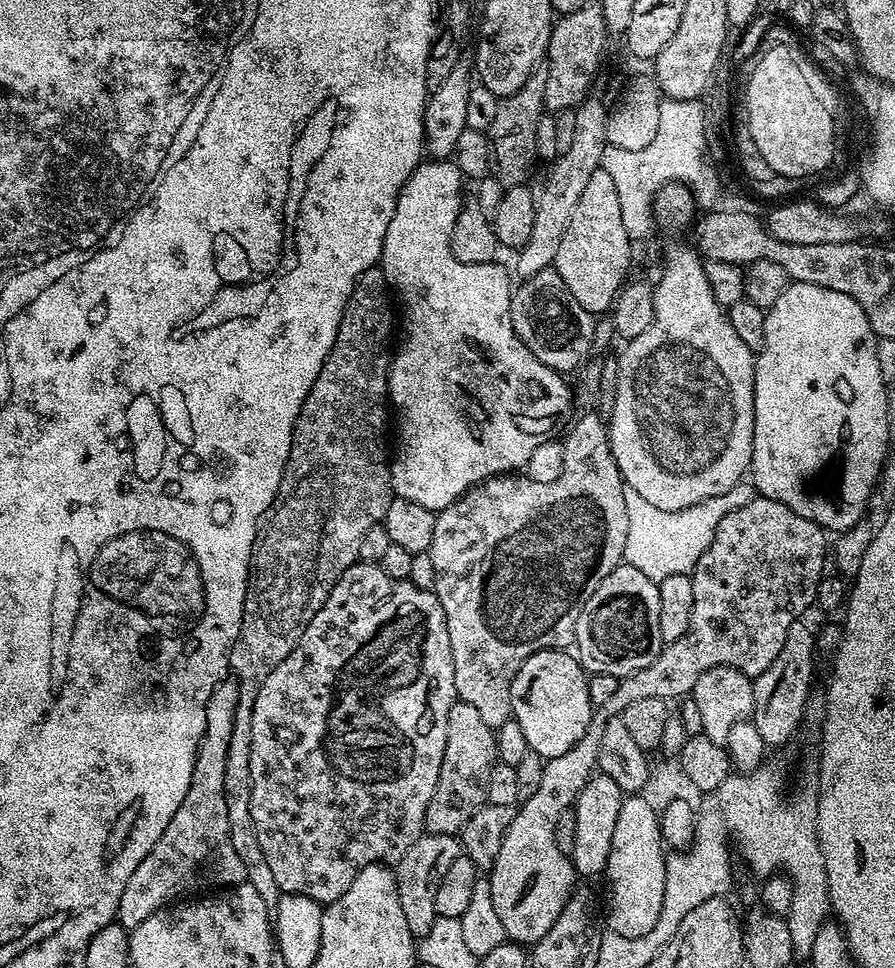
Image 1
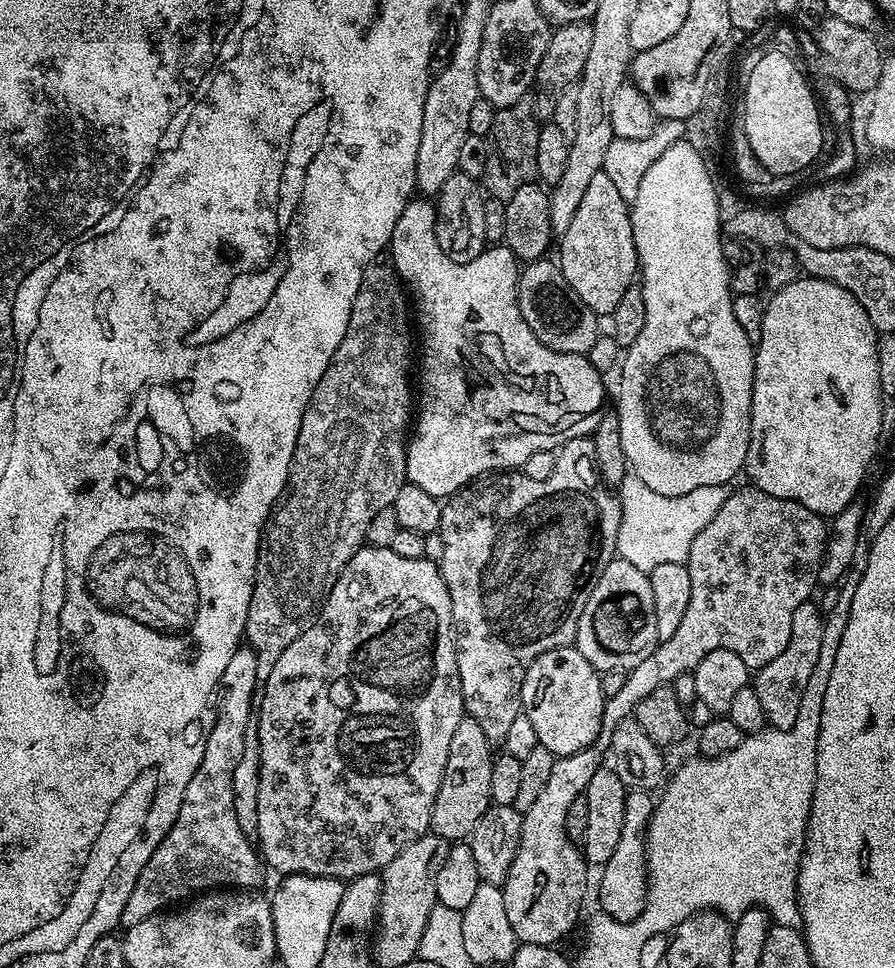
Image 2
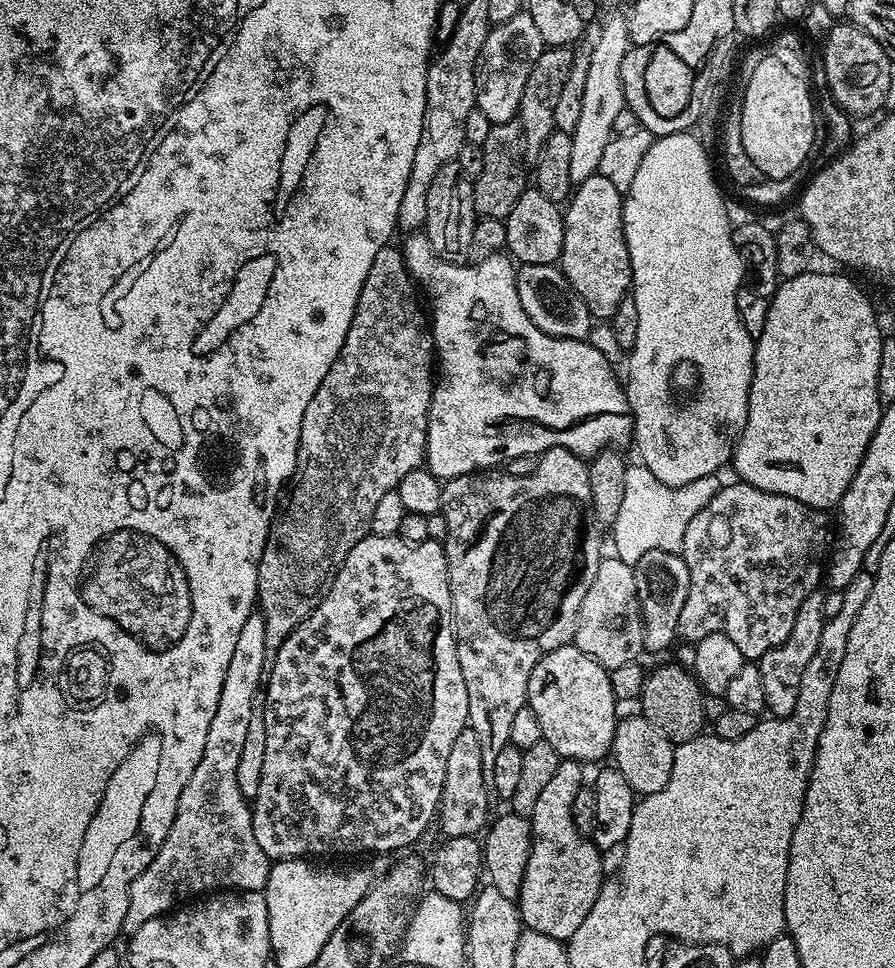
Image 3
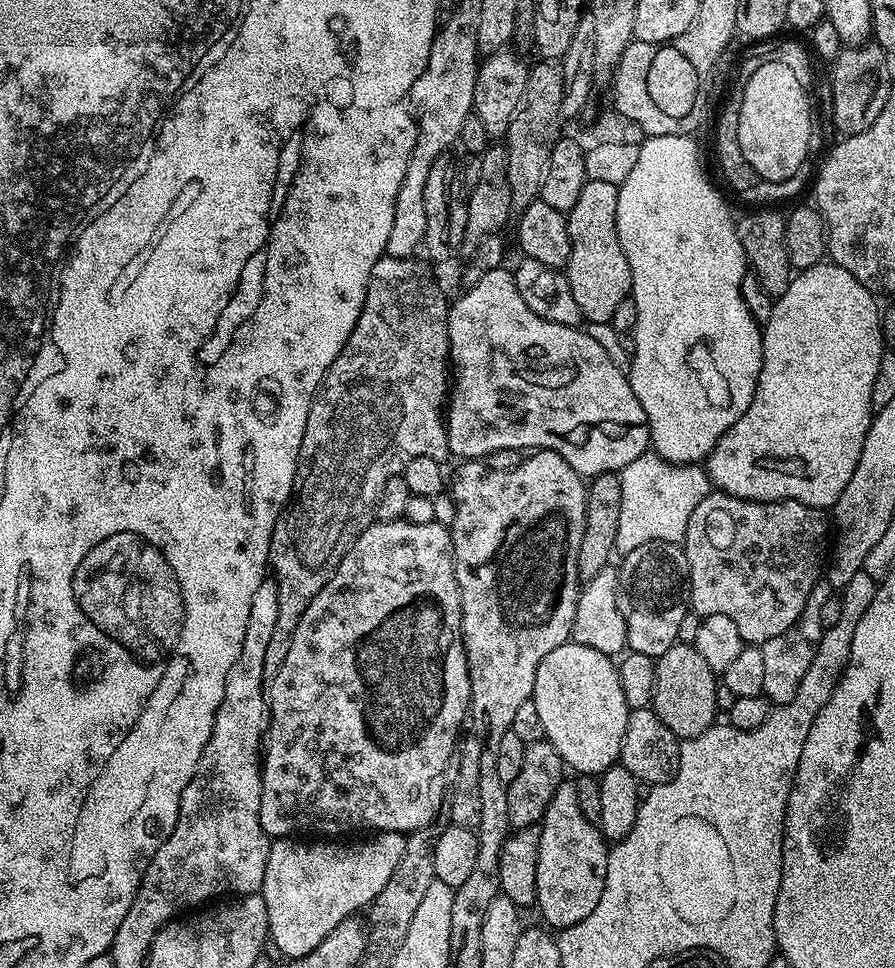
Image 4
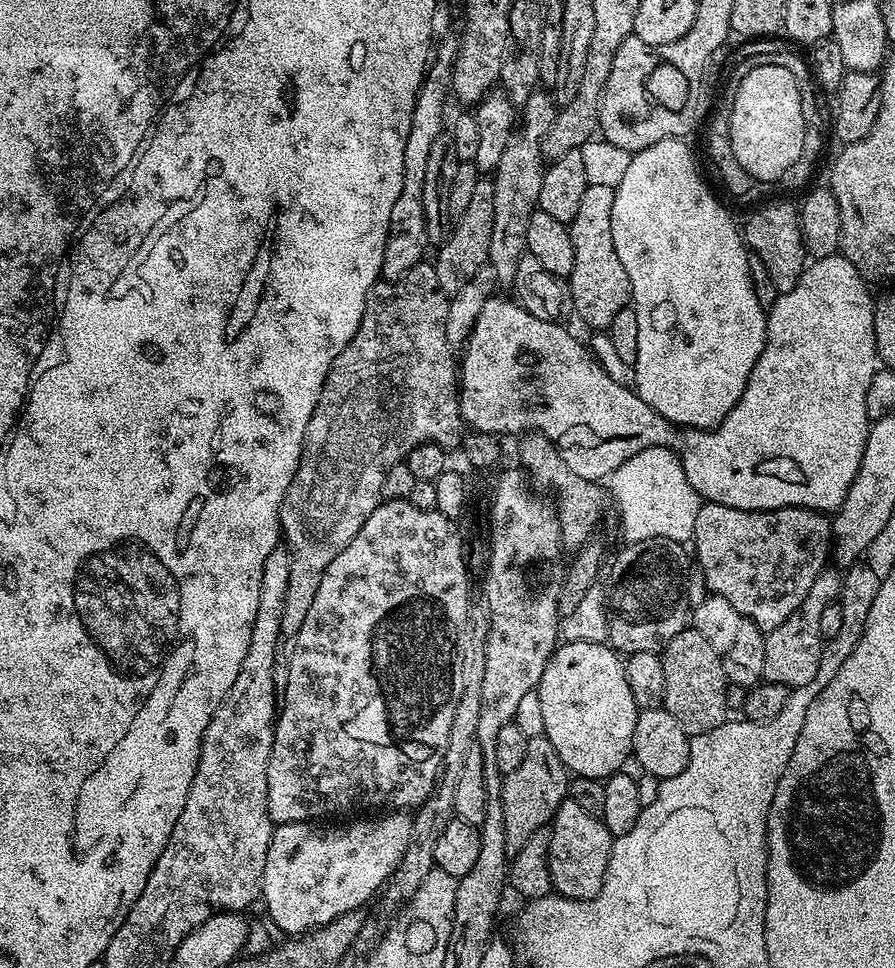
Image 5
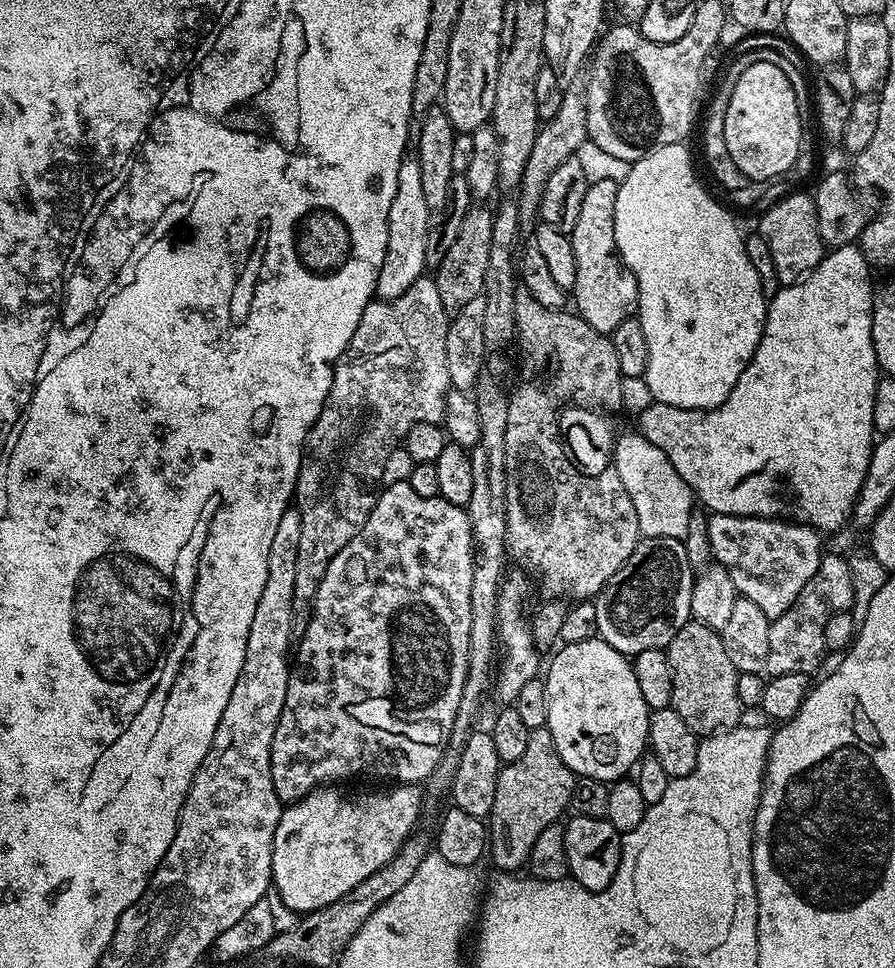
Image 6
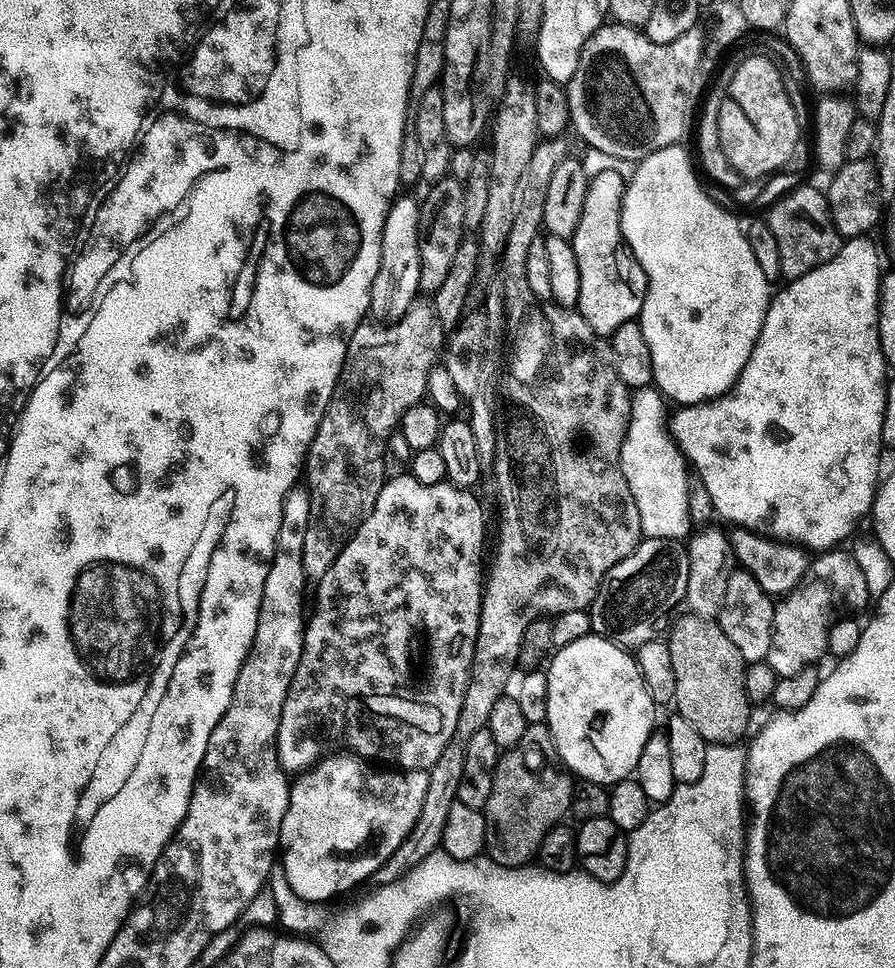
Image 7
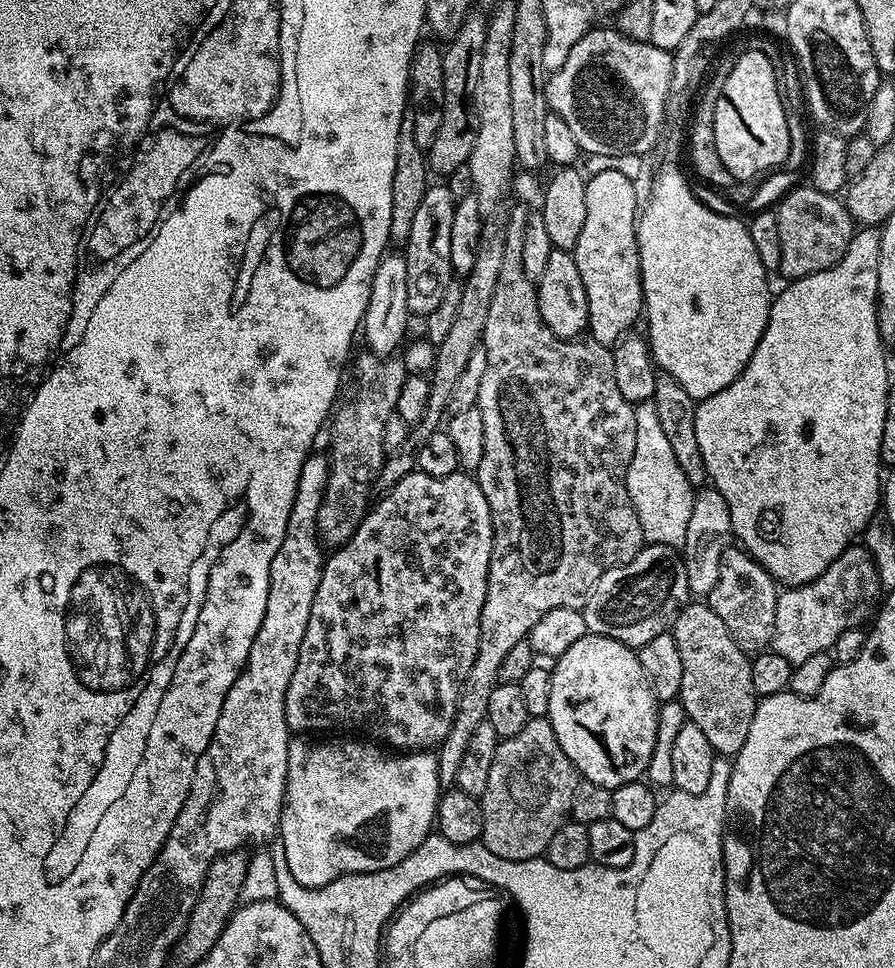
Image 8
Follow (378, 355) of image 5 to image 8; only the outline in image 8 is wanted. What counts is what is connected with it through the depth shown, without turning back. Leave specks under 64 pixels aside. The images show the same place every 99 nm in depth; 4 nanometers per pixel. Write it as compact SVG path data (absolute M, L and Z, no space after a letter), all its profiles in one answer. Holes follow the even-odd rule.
M367 350L361 352L356 360L356 385L352 388L352 397L335 409L331 421L332 449L326 452L328 481L324 501L318 506L316 523L316 535L328 550L341 548L364 521L364 514L370 507L368 495L374 492L386 459L384 435L388 432L388 419L393 419L406 375L403 359L381 358Z

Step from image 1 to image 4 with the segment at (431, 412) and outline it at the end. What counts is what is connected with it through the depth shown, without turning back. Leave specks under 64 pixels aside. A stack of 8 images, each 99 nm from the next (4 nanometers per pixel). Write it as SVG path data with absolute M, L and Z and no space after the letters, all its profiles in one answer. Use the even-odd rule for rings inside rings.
M501 266L482 274L476 284L467 285L457 300L451 301L448 309L448 355L450 357L450 395L446 400L446 427L448 429L448 451L453 457L463 458L464 460L474 460L485 458L491 452L502 450L503 448L517 448L519 450L554 450L574 466L576 473L585 478L591 478L602 474L603 472L619 473L620 469L630 466L634 458L643 456L649 451L650 441L648 439L648 415L642 410L642 402L632 389L632 383L629 382L625 369L614 366L614 361L594 338L586 330L579 327L571 328L562 326L558 322L546 322L538 318L522 302L522 294L518 294L516 282L511 271L507 272L507 267Z

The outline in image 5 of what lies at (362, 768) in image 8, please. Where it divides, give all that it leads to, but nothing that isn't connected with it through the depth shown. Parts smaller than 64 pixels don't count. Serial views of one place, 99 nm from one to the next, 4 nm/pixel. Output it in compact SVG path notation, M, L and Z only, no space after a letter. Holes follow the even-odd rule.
M392 810L381 816L384 817L381 820L374 821L373 824L367 824L364 820L356 820L353 824L342 825L341 828L323 828L325 825L320 822L290 822L289 824L278 824L273 827L270 850L266 854L266 870L262 878L262 904L268 907L269 918L285 932L283 934L285 937L303 936L305 932L310 932L314 928L321 928L323 924L334 922L334 918L338 918L342 914L363 909L365 907L363 904L375 892L377 895L388 883L390 874L398 866L398 862L402 862L402 854L406 854L406 846L410 843L412 816L404 810Z

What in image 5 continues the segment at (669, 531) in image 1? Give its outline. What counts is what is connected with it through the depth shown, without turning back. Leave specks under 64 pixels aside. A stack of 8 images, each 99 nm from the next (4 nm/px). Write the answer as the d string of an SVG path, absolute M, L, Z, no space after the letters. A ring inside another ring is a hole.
M647 448L642 450L638 454L634 454L634 458L630 458L626 462L622 462L622 466L618 466L618 470L614 470L610 477L610 483L612 483L612 492L610 488L610 496L616 499L616 508L620 511L620 532L625 537L623 538L627 543L633 544L634 542L642 542L646 538L670 538L674 542L684 544L685 542L692 540L694 534L694 522L698 519L698 510L701 506L700 495L694 490L694 486L690 486L690 482L686 478L684 473L684 467L680 461L680 457L670 448Z

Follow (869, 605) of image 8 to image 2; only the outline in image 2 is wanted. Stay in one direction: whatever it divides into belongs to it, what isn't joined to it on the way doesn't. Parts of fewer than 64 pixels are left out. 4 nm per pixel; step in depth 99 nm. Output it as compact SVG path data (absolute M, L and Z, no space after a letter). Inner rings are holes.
M815 603L798 606L798 610L794 610L794 619L790 621L790 642L786 642L786 650L782 650L774 662L766 662L766 666L755 673L756 694L765 711L767 723L773 728L790 730L790 726L798 722L798 706L802 706L802 694L810 683L810 674L814 674L814 666L818 666L825 619L825 613Z

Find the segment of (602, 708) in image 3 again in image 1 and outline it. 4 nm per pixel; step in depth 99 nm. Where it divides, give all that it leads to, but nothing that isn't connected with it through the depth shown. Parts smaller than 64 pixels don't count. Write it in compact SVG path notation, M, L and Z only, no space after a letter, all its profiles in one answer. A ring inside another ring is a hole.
M547 648L530 654L512 683L512 719L522 726L529 749L545 760L566 754L590 726L594 705L588 689L589 673L571 651Z

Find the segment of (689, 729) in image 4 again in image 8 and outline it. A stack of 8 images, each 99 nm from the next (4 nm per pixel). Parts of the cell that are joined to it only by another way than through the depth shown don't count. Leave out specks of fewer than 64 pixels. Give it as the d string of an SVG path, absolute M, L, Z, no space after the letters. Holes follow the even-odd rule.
M707 602L685 604L670 631L682 658L682 690L678 699L685 717L706 734L713 753L724 758L736 757L746 746L746 734L750 734L758 703L749 653L735 644L725 623Z

